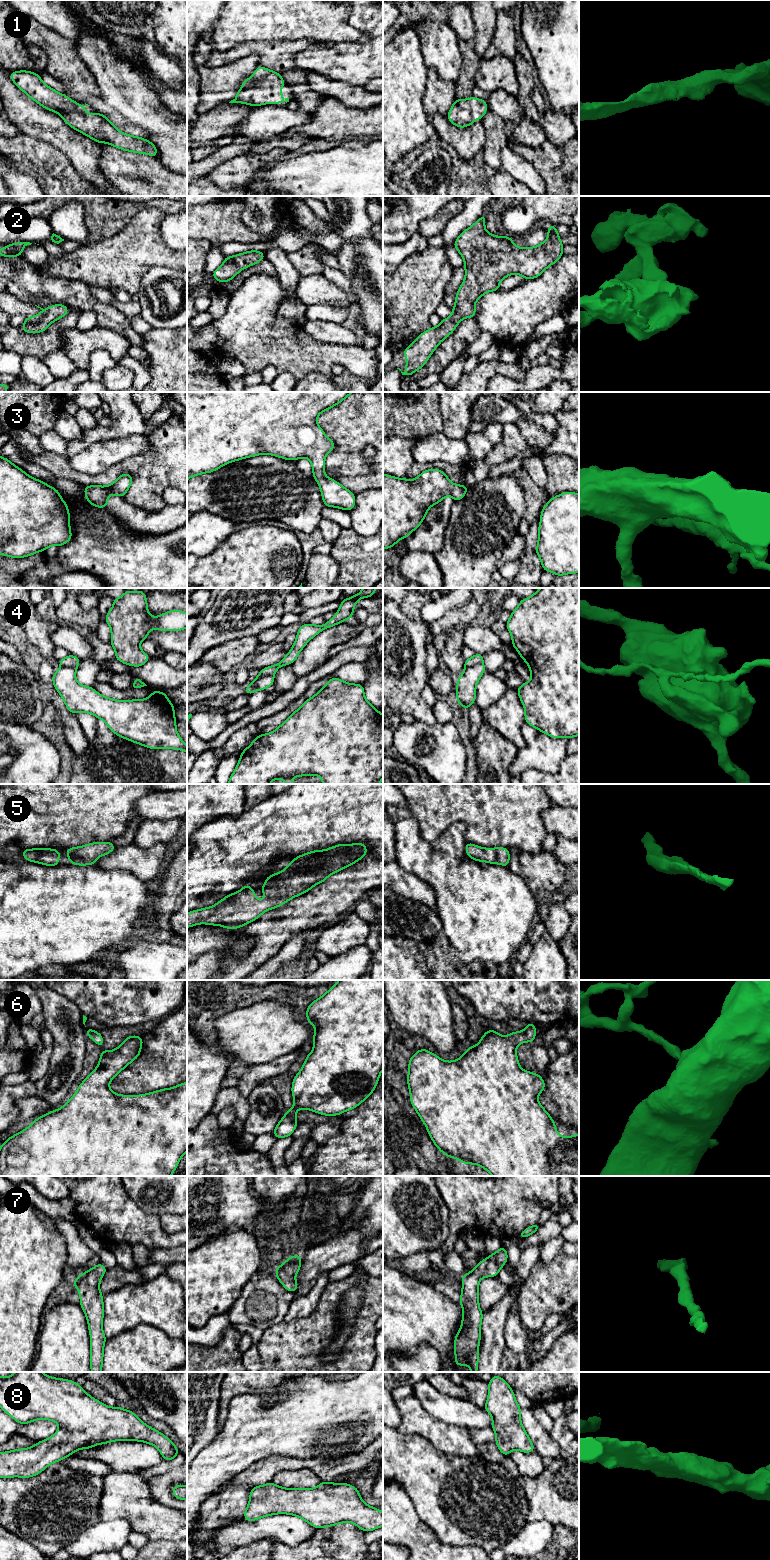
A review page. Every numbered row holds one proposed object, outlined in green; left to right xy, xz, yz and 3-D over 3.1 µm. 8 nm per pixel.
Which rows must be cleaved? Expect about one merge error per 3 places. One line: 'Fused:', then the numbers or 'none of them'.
Fused: 4

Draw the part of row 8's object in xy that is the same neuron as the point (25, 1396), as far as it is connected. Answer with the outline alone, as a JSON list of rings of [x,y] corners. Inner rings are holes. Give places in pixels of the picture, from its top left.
[[[15,1372],[9,1377],[0,1376],[0,1408],[20,1425],[35,1420],[51,1420],[59,1425],[54,1435],[37,1442],[32,1447],[0,1452],[0,1478],[36,1476],[52,1463],[64,1460],[77,1450],[93,1448],[95,1445],[104,1445],[113,1441],[140,1441],[154,1445],[166,1461],[173,1460],[180,1453],[170,1439],[143,1423],[134,1412],[118,1406],[108,1407],[86,1393],[83,1386],[78,1385],[74,1380],[53,1378],[42,1372]]]

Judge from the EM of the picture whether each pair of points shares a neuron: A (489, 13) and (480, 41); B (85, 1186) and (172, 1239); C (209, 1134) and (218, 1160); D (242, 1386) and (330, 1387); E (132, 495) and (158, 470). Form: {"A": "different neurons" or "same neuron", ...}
{"A": "same neuron", "B": "same neuron", "C": "same neuron", "D": "different neurons", "E": "same neuron"}

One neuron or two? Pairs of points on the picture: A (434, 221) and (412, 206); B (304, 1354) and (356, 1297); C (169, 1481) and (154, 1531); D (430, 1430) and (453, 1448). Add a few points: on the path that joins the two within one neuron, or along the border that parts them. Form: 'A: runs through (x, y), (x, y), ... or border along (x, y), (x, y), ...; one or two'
A: border along (445, 206), (425, 218), (419, 224), (417, 231); two
B: border along (343, 1295), (337, 1308), (337, 1332), (331, 1341); two
C: border along (148, 1485), (150, 1496), (153, 1499), (176, 1509); two
D: runs through (436, 1431), (447, 1442); one

